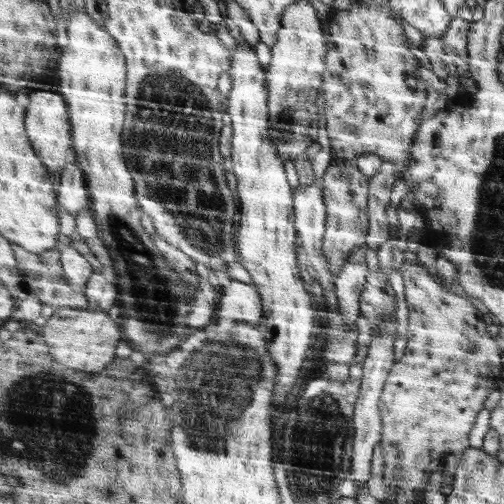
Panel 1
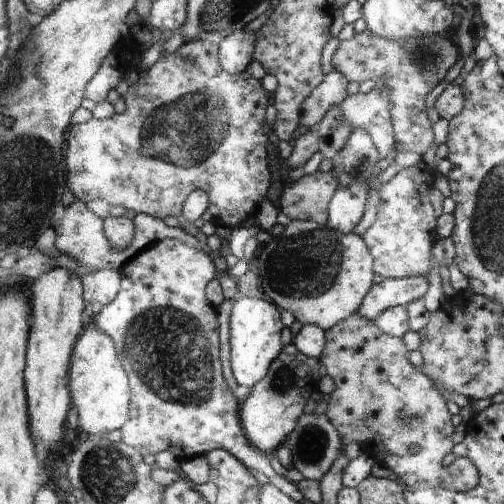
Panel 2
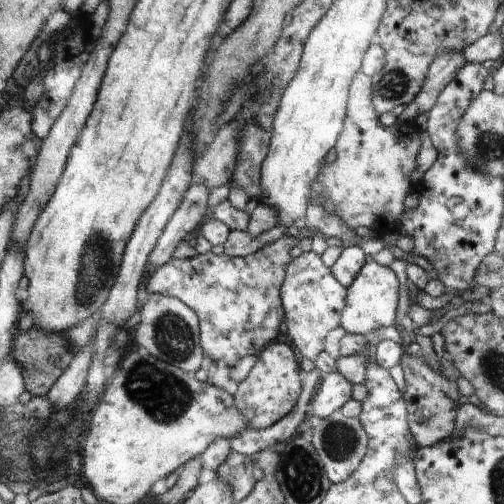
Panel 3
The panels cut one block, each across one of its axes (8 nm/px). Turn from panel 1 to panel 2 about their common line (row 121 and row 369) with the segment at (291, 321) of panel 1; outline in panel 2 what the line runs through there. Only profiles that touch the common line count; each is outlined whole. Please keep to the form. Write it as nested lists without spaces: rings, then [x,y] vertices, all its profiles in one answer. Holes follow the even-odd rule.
[[[237,296],[233,300],[233,310],[229,314],[229,344],[231,344],[231,370],[235,384],[247,384],[255,388],[261,380],[265,380],[265,376],[269,376],[273,362],[285,350],[281,330],[283,330],[281,312],[279,306],[275,306],[275,302],[247,296]]]

